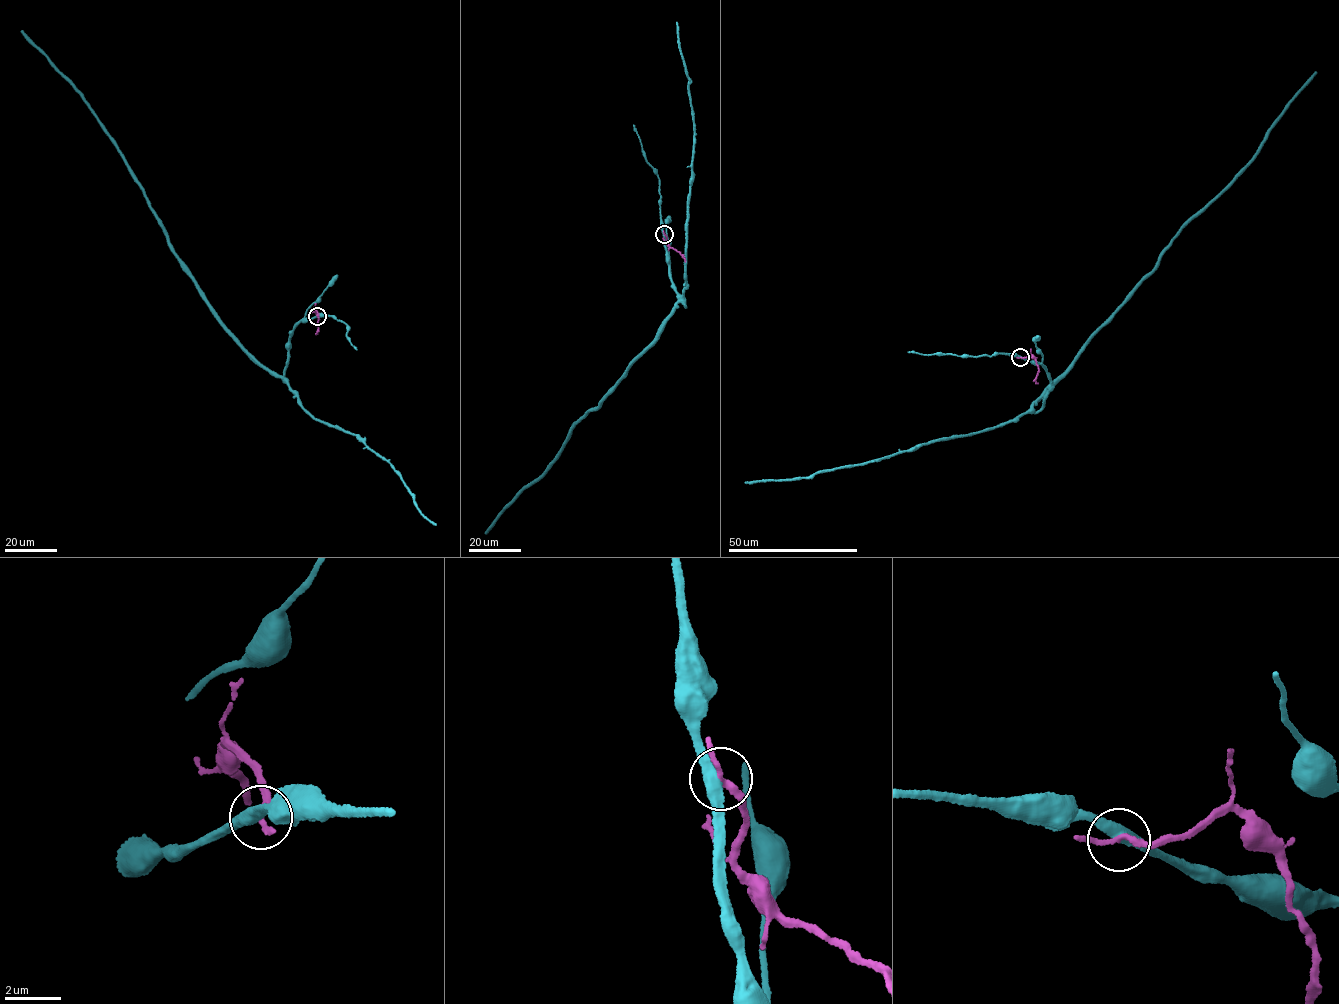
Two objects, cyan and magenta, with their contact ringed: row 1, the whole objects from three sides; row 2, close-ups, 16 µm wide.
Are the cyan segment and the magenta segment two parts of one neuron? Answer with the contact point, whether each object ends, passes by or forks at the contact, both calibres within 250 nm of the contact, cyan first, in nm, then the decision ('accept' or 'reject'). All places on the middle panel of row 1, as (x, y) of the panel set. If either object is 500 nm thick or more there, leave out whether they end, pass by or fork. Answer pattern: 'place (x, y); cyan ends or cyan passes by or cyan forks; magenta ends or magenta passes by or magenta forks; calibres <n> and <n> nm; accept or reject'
place (664, 234); cyan passes by; magenta passes by; calibres 420 and 200 nm; reject

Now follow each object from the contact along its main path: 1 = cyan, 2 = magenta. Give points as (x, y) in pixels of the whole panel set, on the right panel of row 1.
1: (1020, 357), (1041, 365), (1050, 380), (1035, 412), (1033, 404), (1064, 377), (1182, 228), (1256, 156), (1316, 72)
2: (1020, 357), (1031, 355), (1035, 359), (1038, 368), (1035, 381), (1038, 383)

